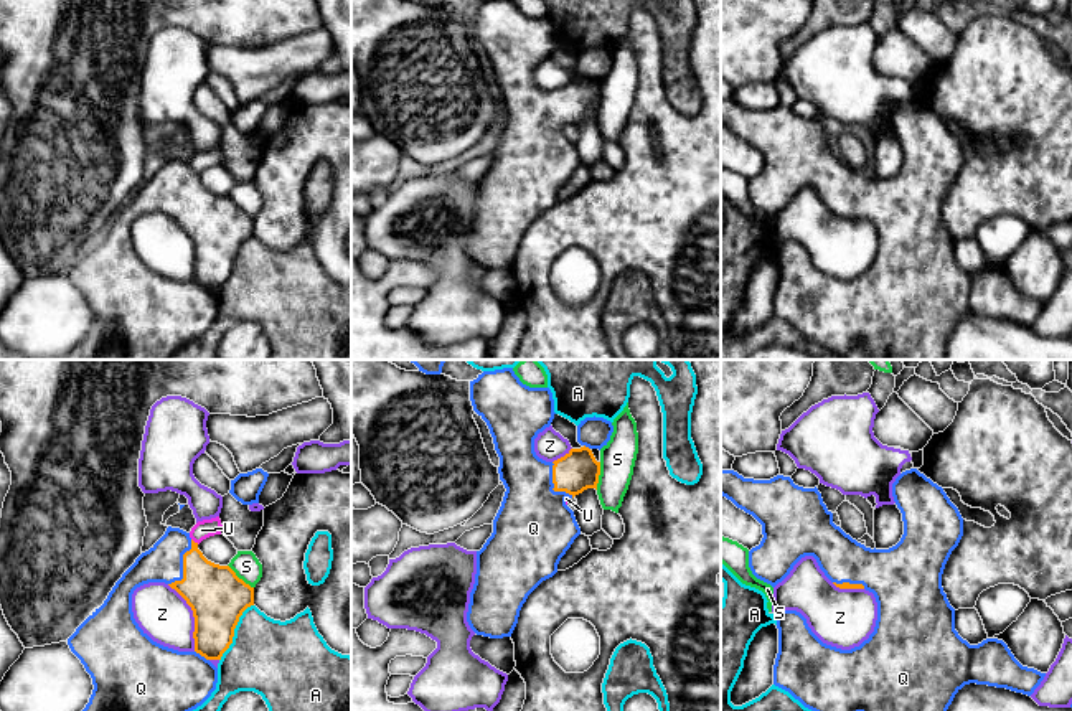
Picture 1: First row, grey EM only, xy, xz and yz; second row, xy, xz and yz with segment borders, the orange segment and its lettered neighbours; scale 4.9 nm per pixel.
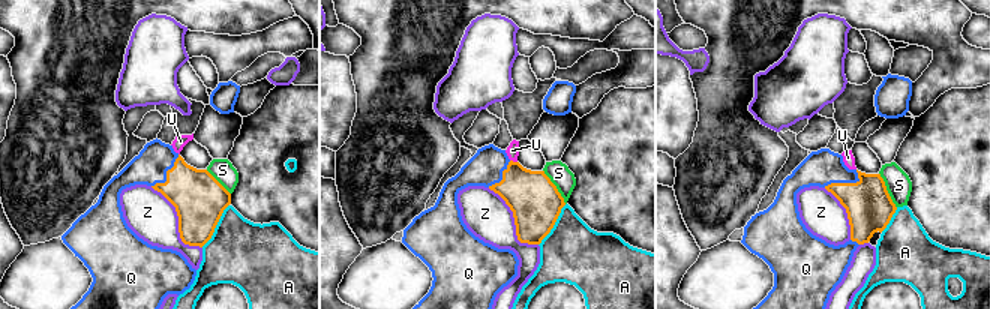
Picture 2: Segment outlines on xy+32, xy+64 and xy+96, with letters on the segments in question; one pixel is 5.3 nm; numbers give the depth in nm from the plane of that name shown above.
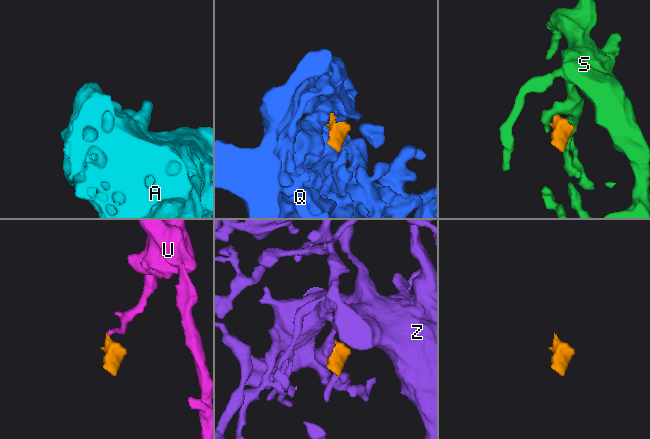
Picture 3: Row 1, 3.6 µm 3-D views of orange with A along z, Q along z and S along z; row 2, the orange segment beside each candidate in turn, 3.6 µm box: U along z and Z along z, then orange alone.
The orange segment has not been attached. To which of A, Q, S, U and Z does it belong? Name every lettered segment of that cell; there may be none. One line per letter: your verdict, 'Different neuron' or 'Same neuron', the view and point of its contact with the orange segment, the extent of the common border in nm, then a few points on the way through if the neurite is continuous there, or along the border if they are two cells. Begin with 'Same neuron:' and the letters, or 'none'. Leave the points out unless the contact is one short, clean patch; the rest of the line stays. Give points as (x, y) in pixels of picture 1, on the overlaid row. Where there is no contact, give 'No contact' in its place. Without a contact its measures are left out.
Same neuron: Q
A: Different neuron. Touches orange at xy (233, 632). Shared border 320 nm
Q: Same neuron. Touches orange at xy (183, 566). Shared border 260 nm
S: Different neuron. Touches orange at xy (238, 578). Shared border 170 nm. Boundary: xy (228, 565), (253, 588)
U: Different neuron. Touches orange at xy (193, 541). Shared border 50 nm. Boundary: xy (192, 538), (198, 543)
Z: Different neuron. Touches orange at xy (193, 616). Shared border 360 nm

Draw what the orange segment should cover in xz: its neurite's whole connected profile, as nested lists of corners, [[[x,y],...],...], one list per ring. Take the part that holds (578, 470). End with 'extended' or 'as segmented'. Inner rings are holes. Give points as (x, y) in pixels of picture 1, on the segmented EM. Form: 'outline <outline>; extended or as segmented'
outline [[[513,368],[483,371],[470,381],[473,411],[487,422],[500,457],[500,480],[506,492],[493,520],[493,533],[477,551],[477,574],[470,592],[467,622],[477,635],[490,638],[511,637],[520,610],[528,596],[557,572],[557,564],[581,534],[574,511],[566,505],[587,488],[595,488],[600,462],[592,450],[610,440],[614,426],[604,417],[585,417],[577,426],[581,449],[546,462],[534,452],[534,439],[554,419],[554,399],[549,388],[529,388],[520,381]]]; extended

